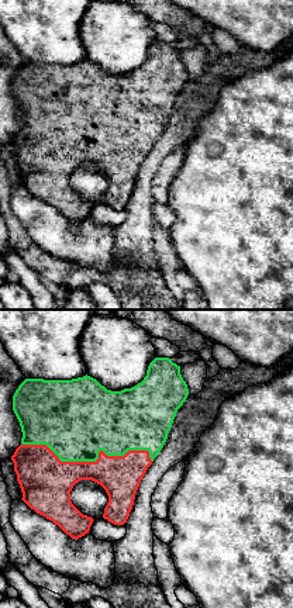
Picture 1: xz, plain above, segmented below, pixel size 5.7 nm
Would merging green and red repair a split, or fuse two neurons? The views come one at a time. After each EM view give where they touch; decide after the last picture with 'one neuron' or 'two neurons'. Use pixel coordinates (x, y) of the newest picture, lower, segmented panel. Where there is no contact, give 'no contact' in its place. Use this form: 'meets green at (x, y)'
meets green at (92, 460)

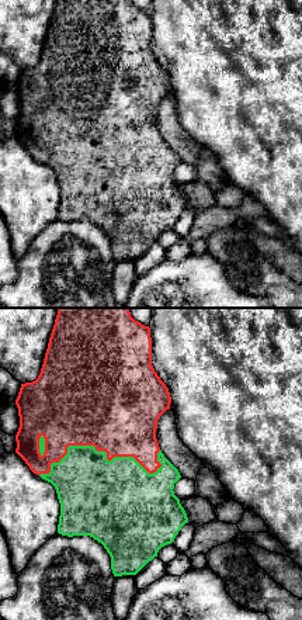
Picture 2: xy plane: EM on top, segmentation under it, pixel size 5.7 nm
meets green at (104, 451)

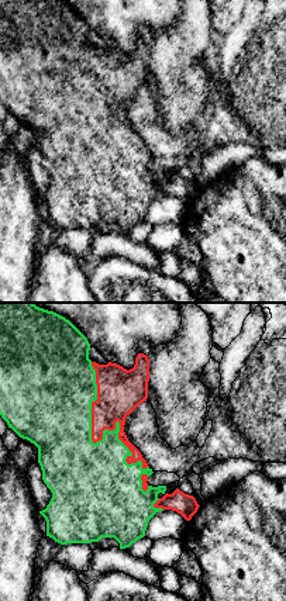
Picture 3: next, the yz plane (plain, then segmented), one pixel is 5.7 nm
meets green at (103, 437)

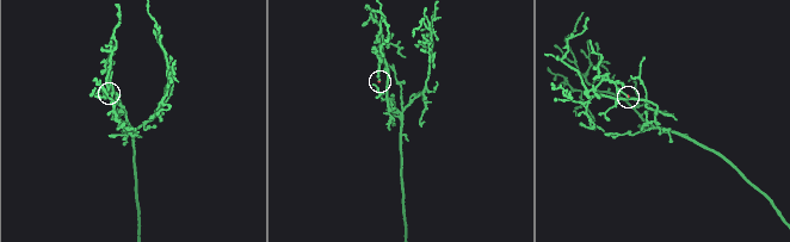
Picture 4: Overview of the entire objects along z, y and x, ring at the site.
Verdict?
one neuron

